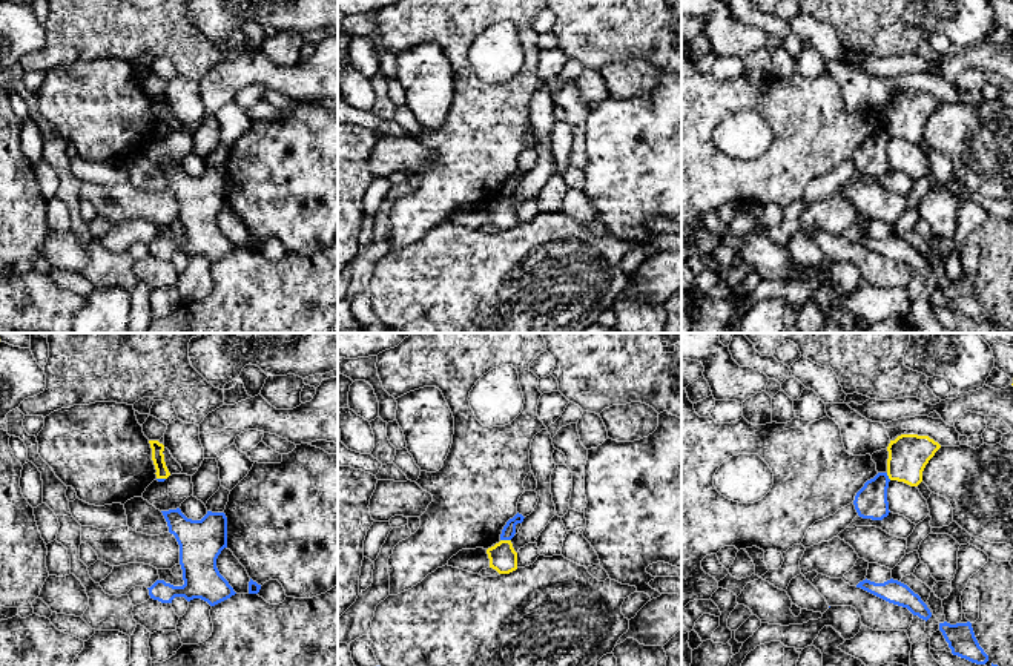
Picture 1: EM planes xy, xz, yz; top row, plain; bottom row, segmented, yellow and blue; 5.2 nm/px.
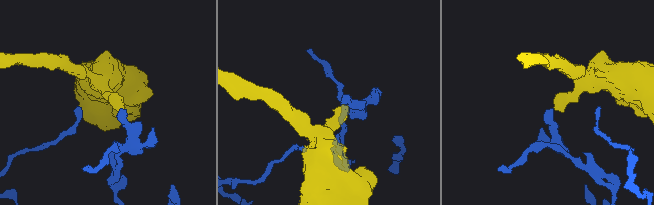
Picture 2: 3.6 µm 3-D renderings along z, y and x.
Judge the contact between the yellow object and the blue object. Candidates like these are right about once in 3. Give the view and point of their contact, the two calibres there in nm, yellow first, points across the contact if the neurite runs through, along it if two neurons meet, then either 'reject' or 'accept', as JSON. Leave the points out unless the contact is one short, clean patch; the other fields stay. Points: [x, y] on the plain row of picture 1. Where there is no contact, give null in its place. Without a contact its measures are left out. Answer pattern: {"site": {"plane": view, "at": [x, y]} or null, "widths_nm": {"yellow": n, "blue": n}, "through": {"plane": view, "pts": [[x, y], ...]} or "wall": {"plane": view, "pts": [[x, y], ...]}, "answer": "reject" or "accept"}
{"site": {"plane": "xz", "at": [505, 197]}, "widths_nm": {"yellow": 140, "blue": 70}, "wall": {"plane": "xz", "pts": [[501, 195], [510, 197]]}, "answer": "reject"}

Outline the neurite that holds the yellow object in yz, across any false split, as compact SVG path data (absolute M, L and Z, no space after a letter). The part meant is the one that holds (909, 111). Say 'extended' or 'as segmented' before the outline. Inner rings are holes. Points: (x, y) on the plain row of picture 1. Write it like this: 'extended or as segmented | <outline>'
as segmented | M901 91L890 97L887 103L889 135L918 143L922 138L926 121L939 104L941 101L929 92Z

